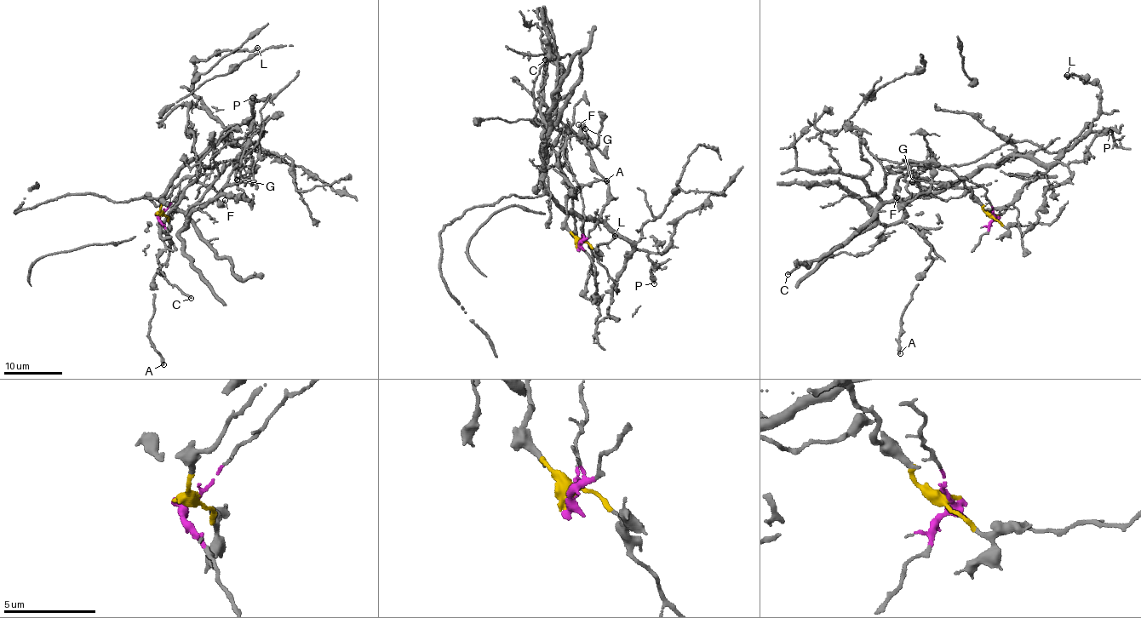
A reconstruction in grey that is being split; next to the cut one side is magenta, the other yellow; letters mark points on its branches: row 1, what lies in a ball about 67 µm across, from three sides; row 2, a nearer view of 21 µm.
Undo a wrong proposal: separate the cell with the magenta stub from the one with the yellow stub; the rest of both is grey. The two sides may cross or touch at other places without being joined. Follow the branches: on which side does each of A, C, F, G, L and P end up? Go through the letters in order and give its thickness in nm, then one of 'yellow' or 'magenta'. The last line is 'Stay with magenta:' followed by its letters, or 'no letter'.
A: calibre 320 nm; yellow
C: calibre 200 nm; yellow
F: calibre 150 nm; yellow
G: calibre 120 nm; magenta
L: calibre 220 nm; magenta
P: calibre 440 nm; magenta
Stay with magenta: G, L, P

